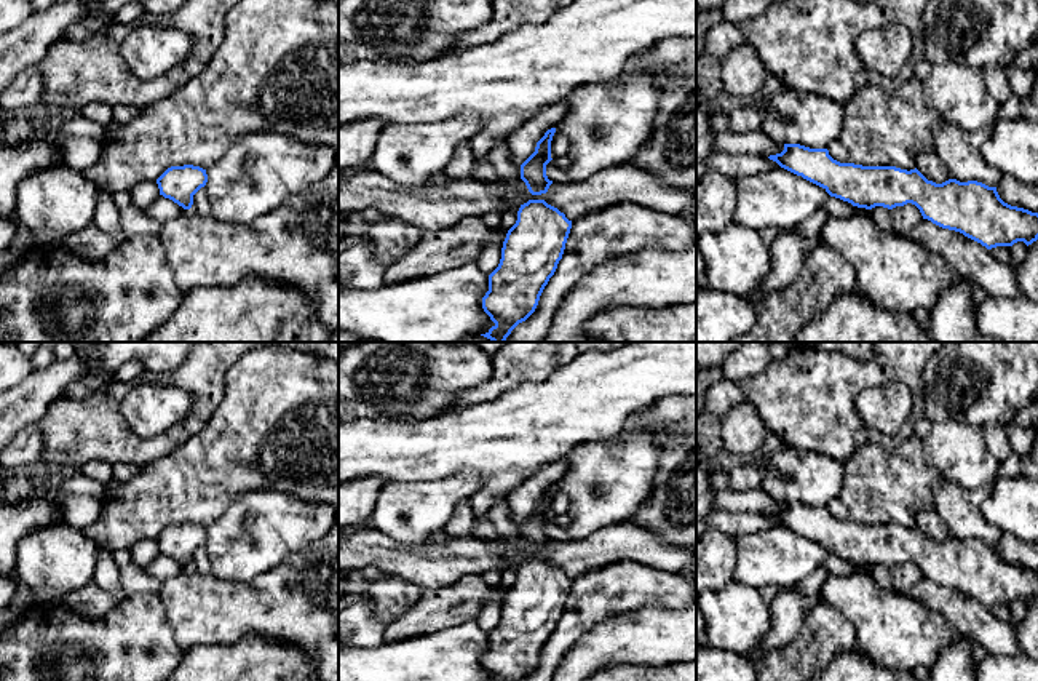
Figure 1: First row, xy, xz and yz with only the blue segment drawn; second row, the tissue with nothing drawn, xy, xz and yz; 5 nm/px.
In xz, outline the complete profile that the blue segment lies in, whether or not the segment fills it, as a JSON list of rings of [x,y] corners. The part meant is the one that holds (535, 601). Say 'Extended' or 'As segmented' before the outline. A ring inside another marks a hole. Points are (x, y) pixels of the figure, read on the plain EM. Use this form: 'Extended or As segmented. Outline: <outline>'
As segmented. Outline: [[[545,558],[521,563],[498,625],[489,633],[482,667],[493,681],[522,681],[562,617],[572,579]]]

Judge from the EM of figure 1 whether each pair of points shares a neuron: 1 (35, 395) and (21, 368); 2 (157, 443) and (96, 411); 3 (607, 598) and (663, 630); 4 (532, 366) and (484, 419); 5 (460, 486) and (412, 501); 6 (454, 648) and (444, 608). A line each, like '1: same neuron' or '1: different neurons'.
1: different neurons
2: same neuron
3: different neurons
4: different neurons
5: same neuron
6: different neurons

